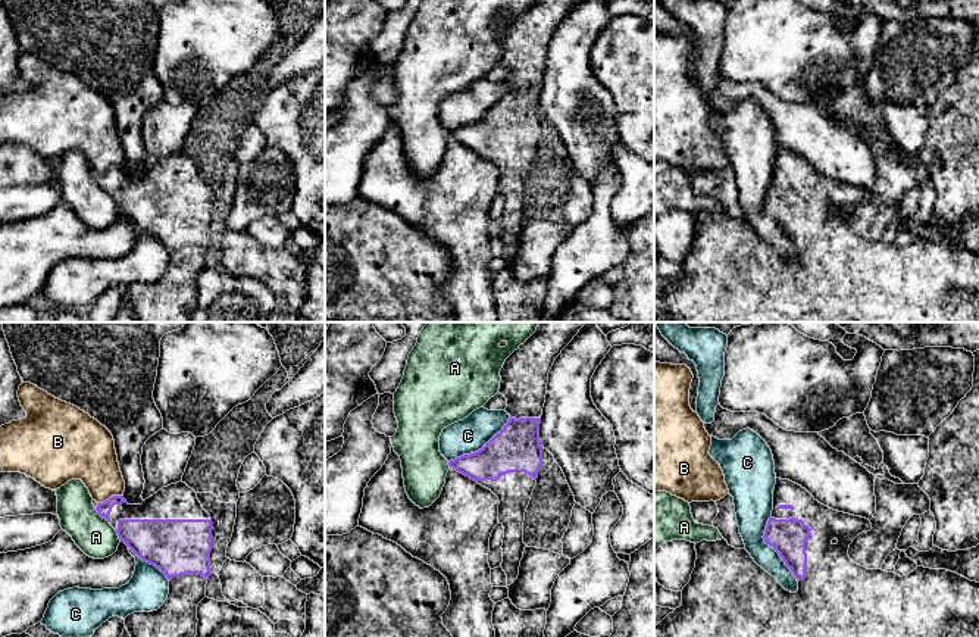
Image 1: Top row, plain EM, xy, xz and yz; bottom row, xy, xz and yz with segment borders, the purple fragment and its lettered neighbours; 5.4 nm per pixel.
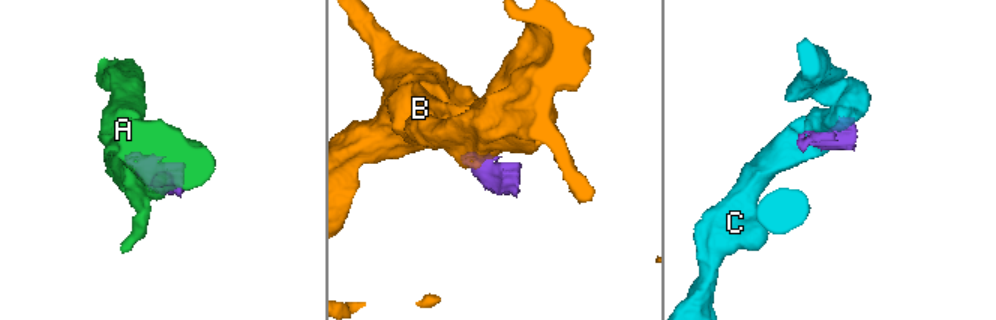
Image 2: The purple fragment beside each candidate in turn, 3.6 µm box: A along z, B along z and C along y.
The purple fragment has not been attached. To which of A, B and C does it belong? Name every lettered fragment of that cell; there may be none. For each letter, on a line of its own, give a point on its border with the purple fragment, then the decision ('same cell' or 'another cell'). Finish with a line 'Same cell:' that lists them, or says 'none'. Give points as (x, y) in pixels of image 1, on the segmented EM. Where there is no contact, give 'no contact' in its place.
A: contact xy (100, 515); another cell
B: contact xy (110, 497); another cell
C: contact xz (482, 447); another cell
Same cell: none

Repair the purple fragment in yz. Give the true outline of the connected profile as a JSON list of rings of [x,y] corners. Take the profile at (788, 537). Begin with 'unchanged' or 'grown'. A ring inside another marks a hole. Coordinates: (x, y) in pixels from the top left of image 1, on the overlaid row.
grown; [[[776,478],[773,490],[773,510],[764,530],[764,543],[772,546],[798,581],[798,591],[785,590],[775,577],[759,566],[745,549],[735,549],[725,538],[716,541],[703,540],[695,544],[697,561],[689,583],[682,590],[682,603],[654,627],[657,637],[979,637],[979,583],[970,581],[947,569],[917,566],[907,575],[897,575],[882,569],[867,569],[854,563],[848,556],[853,540],[872,530],[869,519],[833,510],[819,503],[806,488]]]

